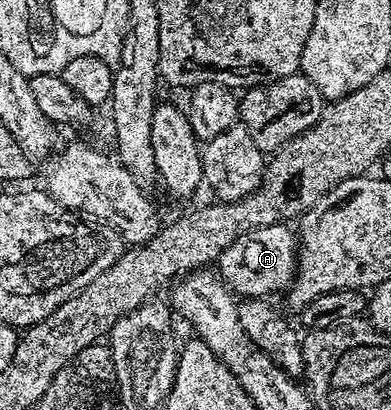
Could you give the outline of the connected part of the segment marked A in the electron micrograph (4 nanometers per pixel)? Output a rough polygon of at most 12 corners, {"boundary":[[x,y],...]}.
{"boundary":[[283,223],[252,227],[215,260],[234,296],[273,297],[297,269]]}

